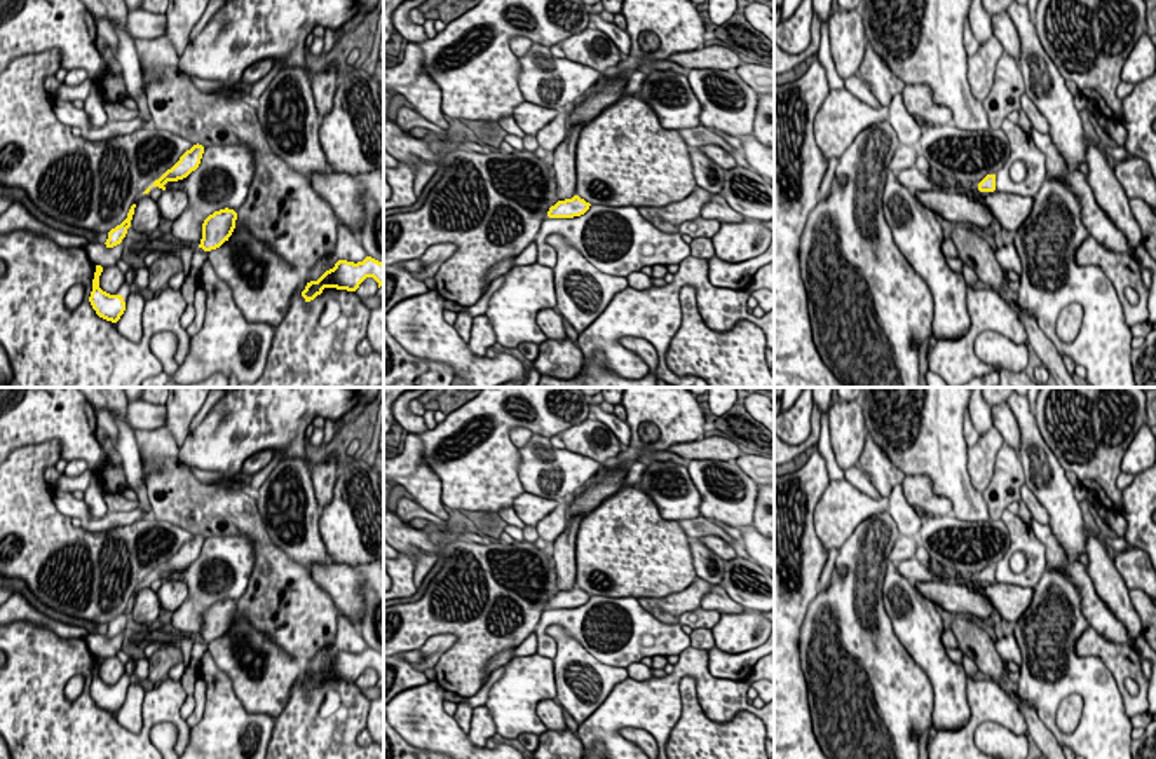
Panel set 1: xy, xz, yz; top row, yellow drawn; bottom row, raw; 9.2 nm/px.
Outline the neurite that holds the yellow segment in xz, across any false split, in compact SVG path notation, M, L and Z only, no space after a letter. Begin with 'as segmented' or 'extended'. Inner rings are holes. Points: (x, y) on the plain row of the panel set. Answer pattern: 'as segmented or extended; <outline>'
as segmented; M574 586L572 590L558 591L554 597L549 598L549 609L574 609L581 607L589 600L589 593Z

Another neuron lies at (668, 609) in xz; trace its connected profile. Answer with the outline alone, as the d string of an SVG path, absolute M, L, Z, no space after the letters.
M697 578L685 590L670 593L668 597L661 597L661 598L643 597L638 598L638 602L656 619L668 625L678 625L678 618L683 612L701 607L701 600L710 591L710 588L711 588L710 583Z

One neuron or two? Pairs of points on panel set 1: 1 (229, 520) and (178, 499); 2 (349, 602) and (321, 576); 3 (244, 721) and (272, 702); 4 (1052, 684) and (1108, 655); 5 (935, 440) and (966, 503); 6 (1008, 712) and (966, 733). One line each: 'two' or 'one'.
1: one
2: one
3: two
4: two
5: one
6: one

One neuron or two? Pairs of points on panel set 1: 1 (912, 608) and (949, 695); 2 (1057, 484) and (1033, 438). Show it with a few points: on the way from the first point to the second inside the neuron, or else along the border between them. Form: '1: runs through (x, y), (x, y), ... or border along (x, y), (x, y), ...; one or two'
1: runs through (919, 629), (926, 649), (944, 674); one
2: runs through (1054, 473), (1040, 458), (1038, 449); one

